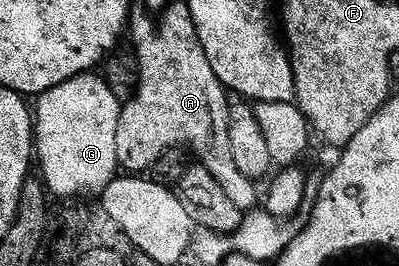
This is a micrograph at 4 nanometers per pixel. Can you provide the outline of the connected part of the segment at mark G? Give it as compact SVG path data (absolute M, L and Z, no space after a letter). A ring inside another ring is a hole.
M92 72L80 73L78 77L51 87L46 93L40 94L36 101L35 157L38 162L41 160L40 176L46 190L57 199L89 199L92 193L104 194L119 169L115 135L119 135L119 119L123 108L123 102L115 99L104 76L94 75Z

